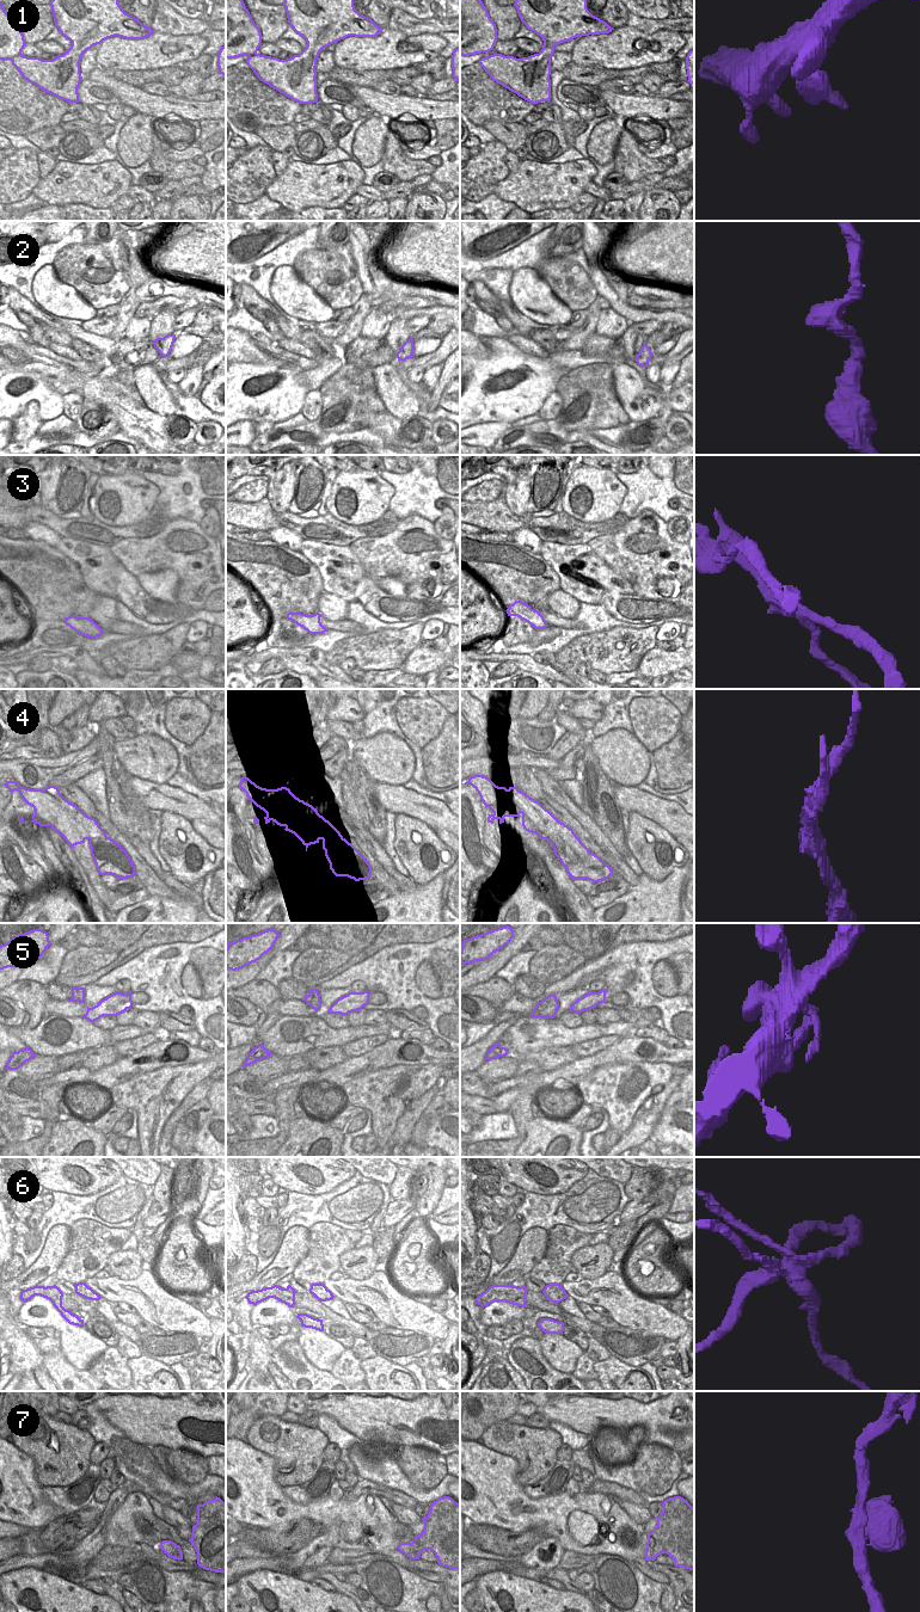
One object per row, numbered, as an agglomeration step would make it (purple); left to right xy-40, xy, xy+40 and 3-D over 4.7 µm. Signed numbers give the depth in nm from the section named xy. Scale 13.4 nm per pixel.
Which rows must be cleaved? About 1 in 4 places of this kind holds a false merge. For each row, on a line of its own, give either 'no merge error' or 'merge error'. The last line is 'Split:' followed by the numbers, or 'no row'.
1: no merge error
2: no merge error
3: merge error
4: merge error
5: no merge error
6: merge error
7: no merge error
Split: 3, 4, 6

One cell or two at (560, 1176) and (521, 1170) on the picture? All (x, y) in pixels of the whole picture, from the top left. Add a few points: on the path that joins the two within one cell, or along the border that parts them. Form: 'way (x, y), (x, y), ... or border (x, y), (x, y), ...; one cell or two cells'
way (553, 1187), (544, 1188), (532, 1179); one cell

